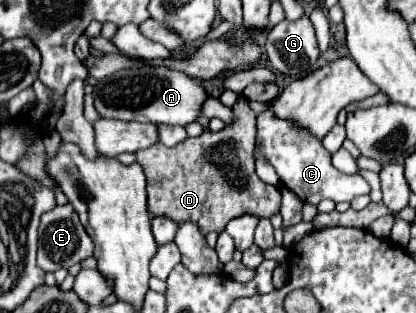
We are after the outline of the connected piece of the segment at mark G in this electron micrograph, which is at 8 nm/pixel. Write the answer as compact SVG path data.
M308 17L280 21L268 33L266 53L278 73L292 79L308 75L308 65L314 65L320 57L314 27Z

